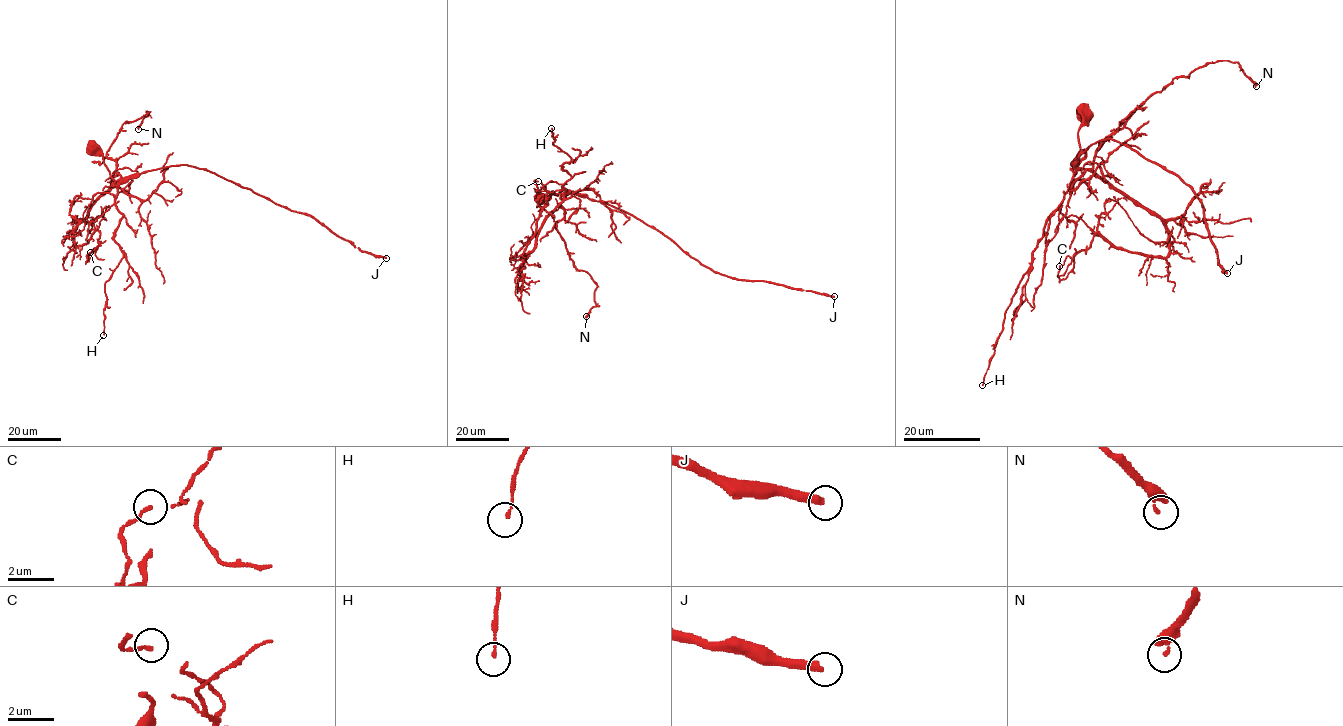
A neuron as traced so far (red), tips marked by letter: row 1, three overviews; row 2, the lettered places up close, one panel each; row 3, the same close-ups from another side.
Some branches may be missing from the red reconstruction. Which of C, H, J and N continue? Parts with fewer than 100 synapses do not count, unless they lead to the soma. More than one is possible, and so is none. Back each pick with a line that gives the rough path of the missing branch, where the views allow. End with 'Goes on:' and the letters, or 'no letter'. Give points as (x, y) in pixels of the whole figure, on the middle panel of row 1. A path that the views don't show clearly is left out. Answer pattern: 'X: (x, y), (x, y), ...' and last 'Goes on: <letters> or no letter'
Goes on: J

